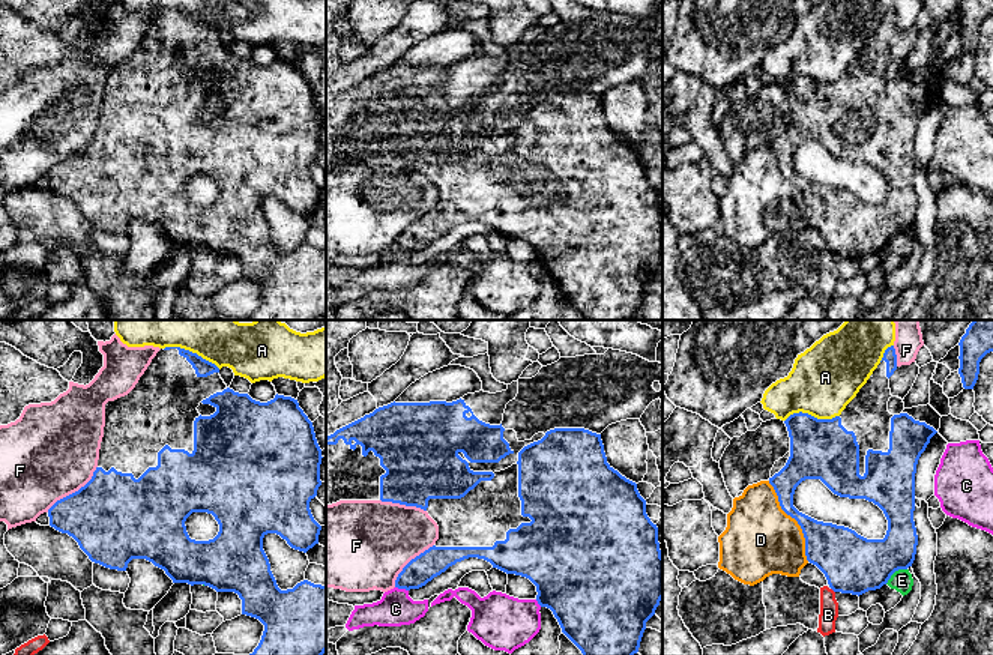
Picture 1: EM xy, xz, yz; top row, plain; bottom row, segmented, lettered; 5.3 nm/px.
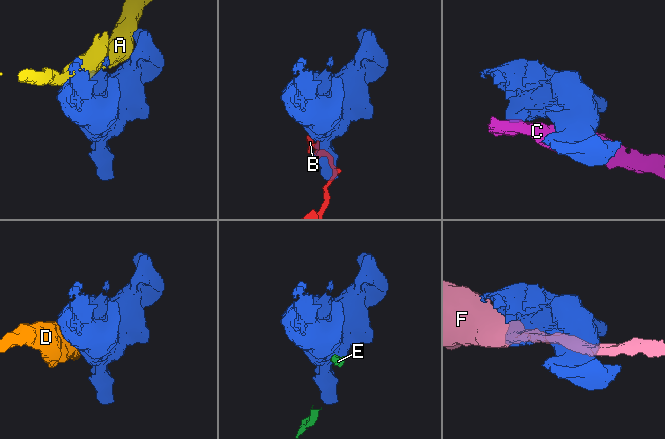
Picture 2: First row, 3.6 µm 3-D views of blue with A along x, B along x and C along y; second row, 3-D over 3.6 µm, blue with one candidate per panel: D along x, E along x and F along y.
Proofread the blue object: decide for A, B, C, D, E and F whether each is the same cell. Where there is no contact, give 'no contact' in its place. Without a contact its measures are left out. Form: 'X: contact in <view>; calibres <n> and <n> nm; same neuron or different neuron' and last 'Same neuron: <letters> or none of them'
A: contact in xy; calibres 90 and 180 nm; different neuron
B: contact in yz; calibres 320 and 100 nm; different neuron
C: contact in xz; calibres 150 and 190 nm; different neuron
D: contact in yz; calibres 240 and 380 nm; different neuron
E: contact in yz; calibres 320 and 120 nm; different neuron
F: contact in xy; calibres 480 and 500 nm; different neuron
Same neuron: none of them

